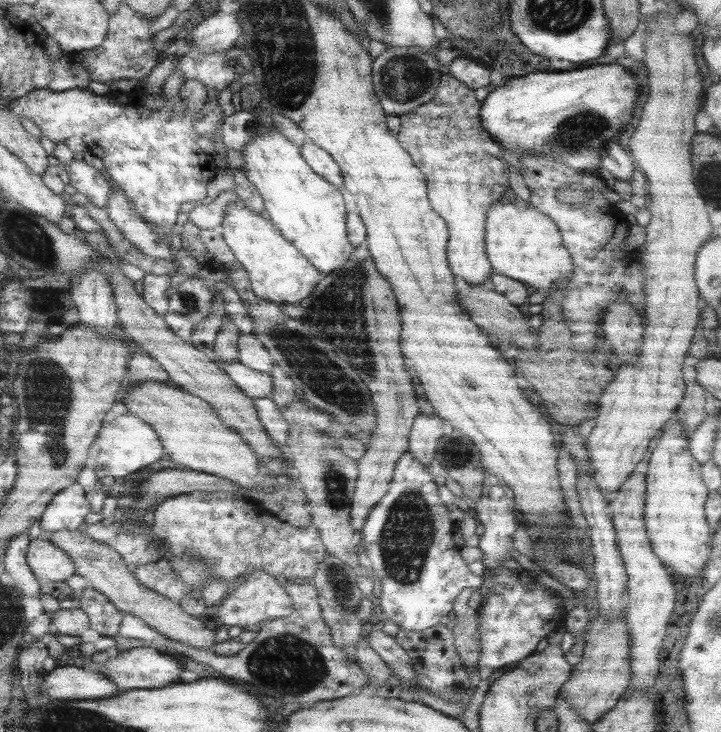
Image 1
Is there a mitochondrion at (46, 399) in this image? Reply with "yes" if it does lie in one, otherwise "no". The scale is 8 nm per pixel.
yes

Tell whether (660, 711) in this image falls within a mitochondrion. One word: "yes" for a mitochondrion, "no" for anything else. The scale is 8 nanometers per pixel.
no

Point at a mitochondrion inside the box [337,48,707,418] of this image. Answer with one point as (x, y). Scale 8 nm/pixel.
(403, 78)

